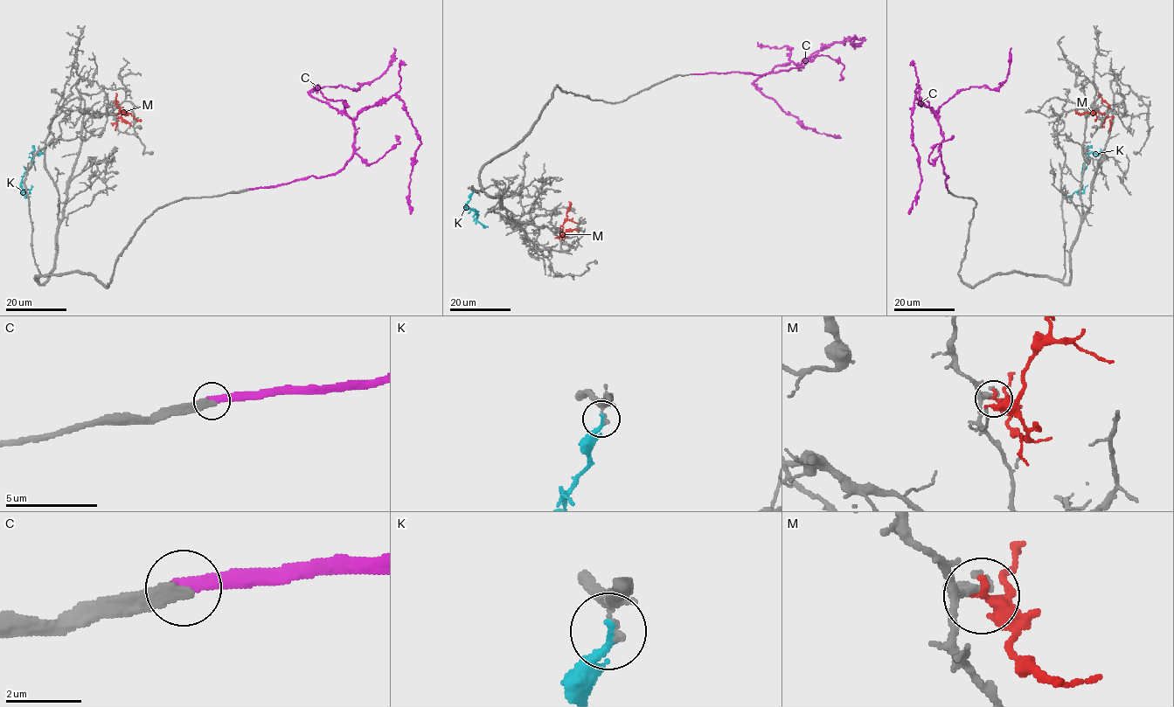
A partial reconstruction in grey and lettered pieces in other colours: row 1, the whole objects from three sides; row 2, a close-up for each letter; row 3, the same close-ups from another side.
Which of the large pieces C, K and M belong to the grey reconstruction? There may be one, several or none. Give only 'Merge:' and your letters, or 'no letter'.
Merge: no letter

